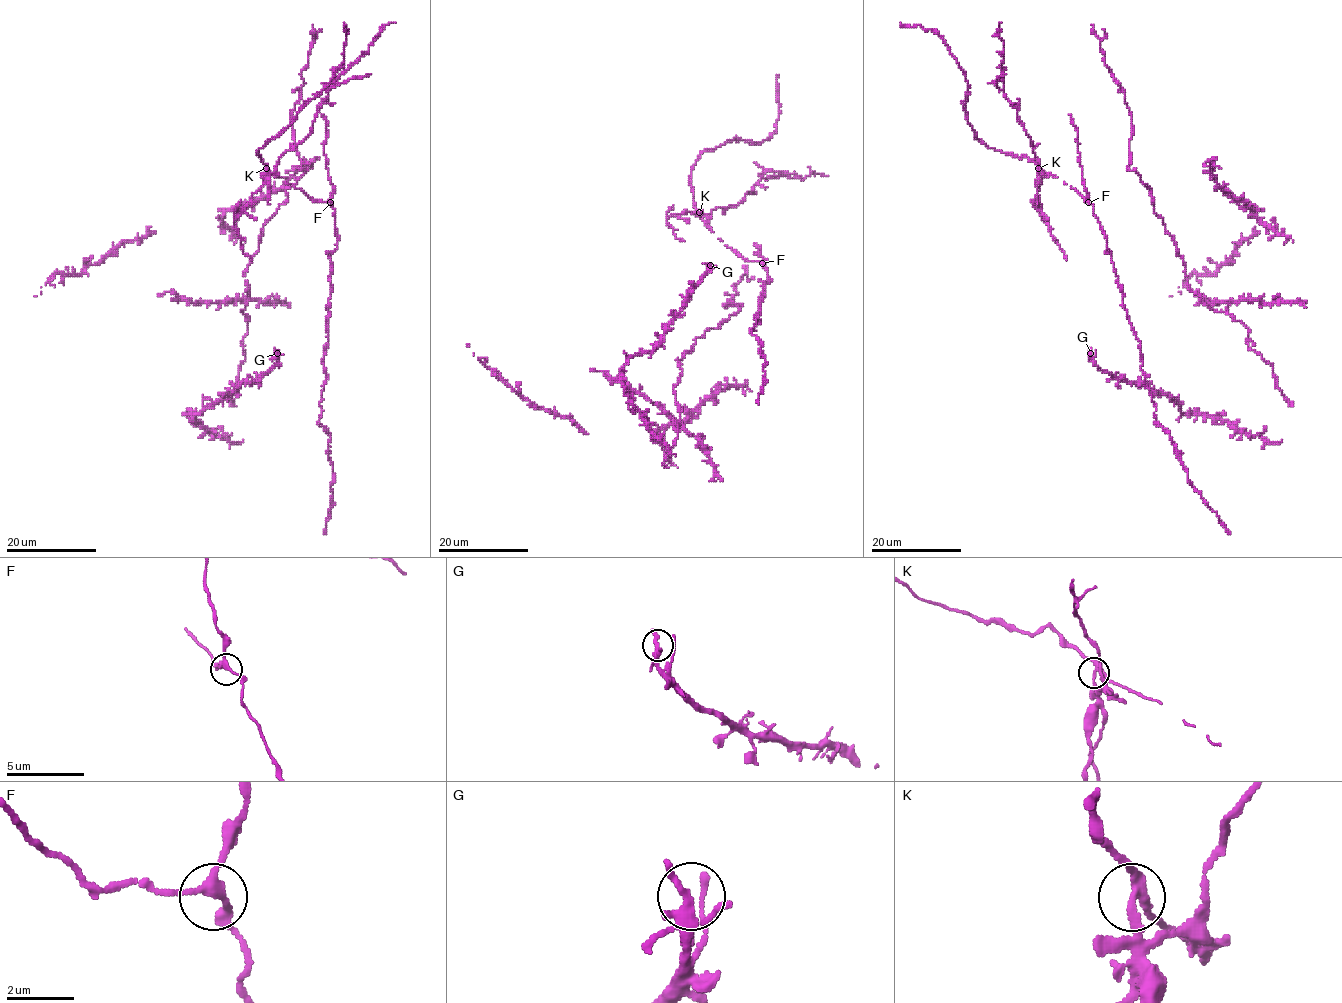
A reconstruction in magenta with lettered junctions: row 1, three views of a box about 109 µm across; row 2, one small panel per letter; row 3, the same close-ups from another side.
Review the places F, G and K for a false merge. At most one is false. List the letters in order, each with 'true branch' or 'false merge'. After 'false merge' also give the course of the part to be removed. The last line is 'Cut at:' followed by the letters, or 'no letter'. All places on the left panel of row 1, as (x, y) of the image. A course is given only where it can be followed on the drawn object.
F: true branch
G: true branch
K: false merge; foreign part runs (266, 169), (273, 173), (278, 159), (307, 135), (335, 80), (369, 50), (386, 24), (395, 23)
Cut at: K

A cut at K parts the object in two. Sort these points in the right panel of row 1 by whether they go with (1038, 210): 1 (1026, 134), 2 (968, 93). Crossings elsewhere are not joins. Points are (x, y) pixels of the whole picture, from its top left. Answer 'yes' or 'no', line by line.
1: yes
2: no

